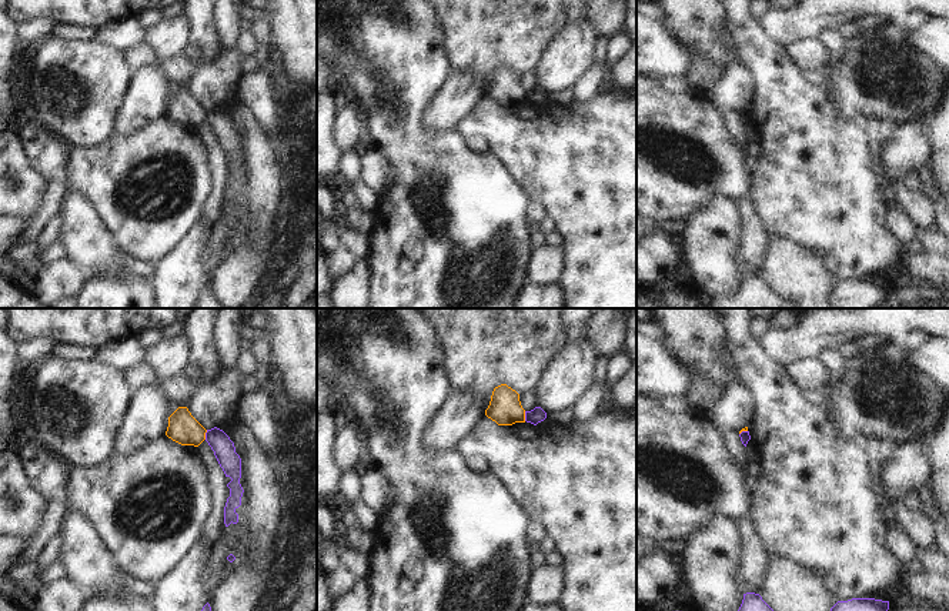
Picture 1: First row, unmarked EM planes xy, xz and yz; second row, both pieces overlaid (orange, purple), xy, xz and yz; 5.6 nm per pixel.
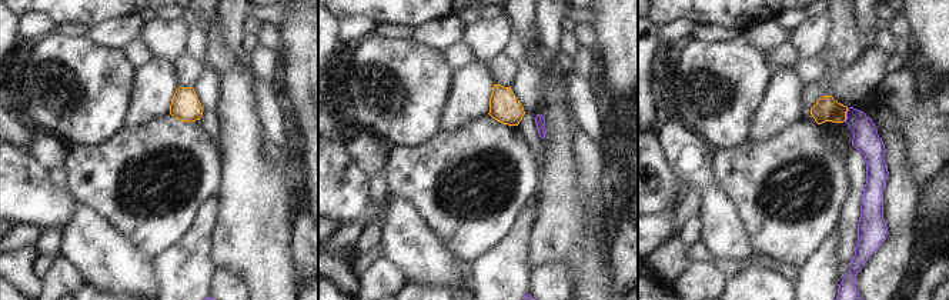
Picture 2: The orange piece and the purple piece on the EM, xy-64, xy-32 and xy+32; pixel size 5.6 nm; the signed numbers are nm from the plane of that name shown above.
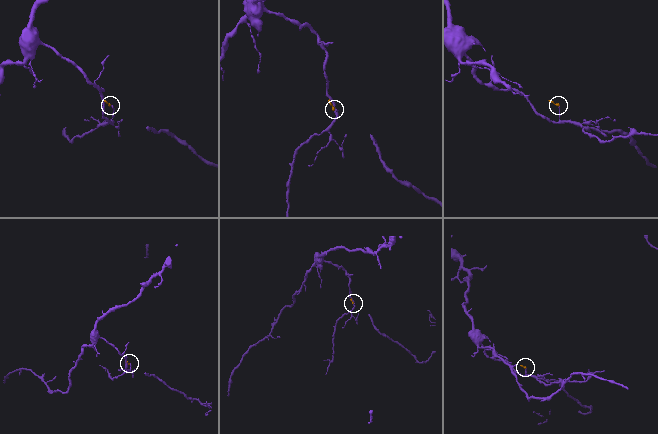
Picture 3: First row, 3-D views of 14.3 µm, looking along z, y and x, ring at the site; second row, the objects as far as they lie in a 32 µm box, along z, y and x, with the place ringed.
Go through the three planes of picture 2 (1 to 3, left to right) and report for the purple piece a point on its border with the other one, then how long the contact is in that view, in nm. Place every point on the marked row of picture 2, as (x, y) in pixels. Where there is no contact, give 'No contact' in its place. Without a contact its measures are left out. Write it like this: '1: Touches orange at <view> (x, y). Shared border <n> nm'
1: No contact
2: No contact
3: Touches orange at xy+32 (845, 114). Shared border 80 nm.

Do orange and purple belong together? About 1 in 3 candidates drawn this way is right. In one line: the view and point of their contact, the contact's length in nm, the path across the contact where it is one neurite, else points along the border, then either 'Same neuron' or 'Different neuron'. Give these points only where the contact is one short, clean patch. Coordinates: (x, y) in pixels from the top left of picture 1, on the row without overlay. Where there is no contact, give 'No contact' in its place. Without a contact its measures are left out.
Touches orange at xy (204, 114). Shared border 60 nm. Boundary: xy (207, 110), (204, 119). Different neuron.

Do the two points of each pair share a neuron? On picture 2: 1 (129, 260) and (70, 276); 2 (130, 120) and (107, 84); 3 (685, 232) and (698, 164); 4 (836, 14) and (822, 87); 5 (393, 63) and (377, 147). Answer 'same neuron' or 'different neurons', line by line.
1: different neurons
2: different neurons
3: different neurons
4: same neuron
5: different neurons

